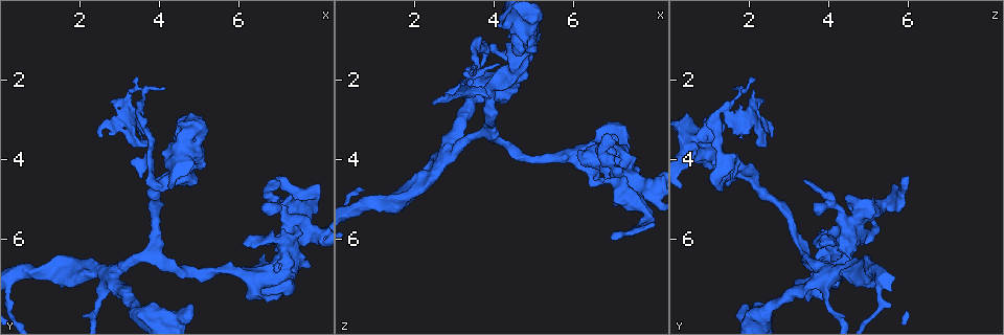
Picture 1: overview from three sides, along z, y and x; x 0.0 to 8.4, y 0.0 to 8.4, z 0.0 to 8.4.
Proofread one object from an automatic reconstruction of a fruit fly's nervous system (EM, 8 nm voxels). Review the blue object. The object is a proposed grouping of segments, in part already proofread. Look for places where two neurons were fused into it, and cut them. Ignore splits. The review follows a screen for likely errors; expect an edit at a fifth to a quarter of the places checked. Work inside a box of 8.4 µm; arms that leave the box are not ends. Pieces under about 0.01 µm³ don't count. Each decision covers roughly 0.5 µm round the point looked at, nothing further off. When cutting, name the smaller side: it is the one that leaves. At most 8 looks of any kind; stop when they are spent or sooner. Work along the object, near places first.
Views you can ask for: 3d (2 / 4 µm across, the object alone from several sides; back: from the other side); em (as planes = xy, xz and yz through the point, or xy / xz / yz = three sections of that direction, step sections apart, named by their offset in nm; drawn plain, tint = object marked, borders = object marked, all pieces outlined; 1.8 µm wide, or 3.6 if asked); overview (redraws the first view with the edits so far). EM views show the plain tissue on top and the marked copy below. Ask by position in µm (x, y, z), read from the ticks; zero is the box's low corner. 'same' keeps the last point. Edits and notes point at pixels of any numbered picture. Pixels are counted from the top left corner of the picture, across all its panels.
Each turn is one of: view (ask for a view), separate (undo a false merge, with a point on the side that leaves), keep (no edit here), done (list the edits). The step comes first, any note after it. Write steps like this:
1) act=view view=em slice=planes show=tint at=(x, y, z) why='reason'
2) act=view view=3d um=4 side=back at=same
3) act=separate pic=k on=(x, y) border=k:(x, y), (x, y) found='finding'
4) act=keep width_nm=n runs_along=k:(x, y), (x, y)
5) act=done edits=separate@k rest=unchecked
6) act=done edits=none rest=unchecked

act=view view=3d um=4 at=(2.85, 6.95, 3.80) why='abrupt turn'

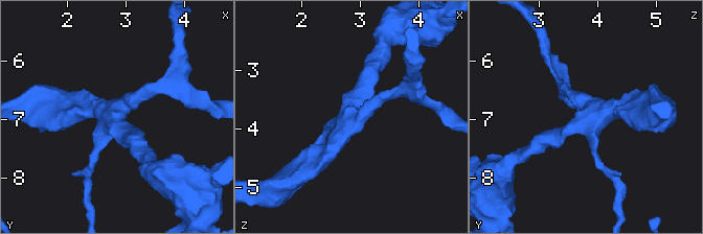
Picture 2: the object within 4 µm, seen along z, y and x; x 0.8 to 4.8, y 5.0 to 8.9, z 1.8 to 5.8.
act=view view=em slice=xz step=8 show=tint at=(2.85, 6.95, 3.80) arms=4

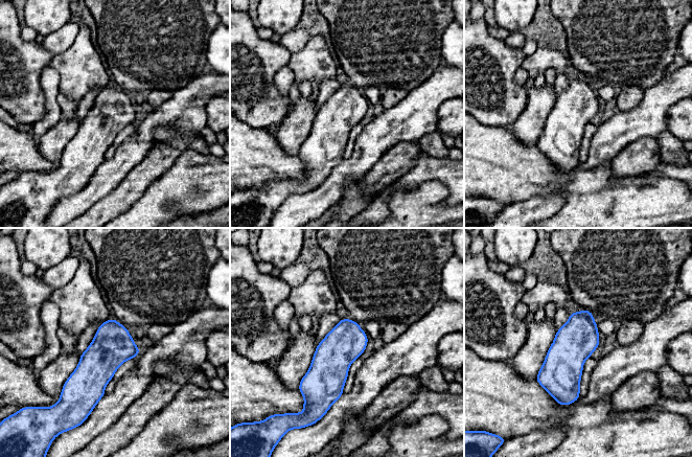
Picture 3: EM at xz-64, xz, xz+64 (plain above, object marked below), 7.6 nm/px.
act=view view=em slice=planes show=tint at=same why='another direction'

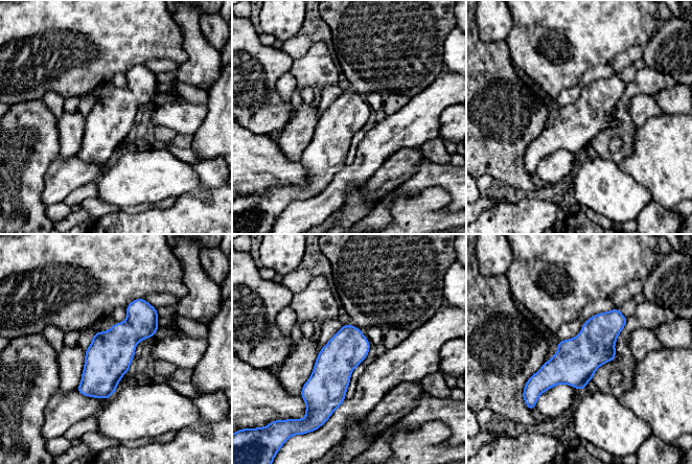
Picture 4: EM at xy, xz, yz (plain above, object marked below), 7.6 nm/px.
act=keep width_nm=300 runs_along=4:(624, 320), (530, 384) found='all the same neuron'

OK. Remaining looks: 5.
act=view view=em slice=planes show=tint at=(4.75, 3.85, 0.90)

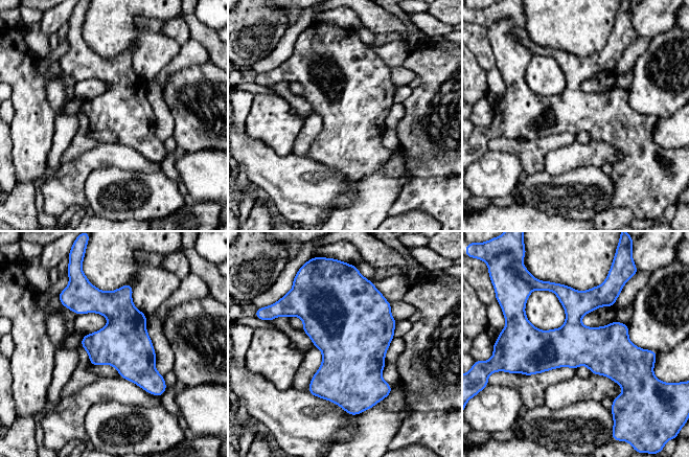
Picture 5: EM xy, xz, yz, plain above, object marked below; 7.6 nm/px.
act=keep found='continuous, no second neuron'

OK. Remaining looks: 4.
act=view view=3d um=2 at=(7.30, 6.05, 4.55)

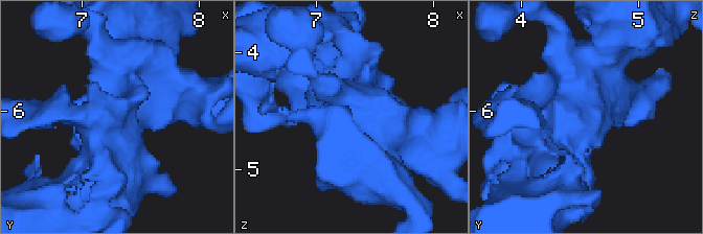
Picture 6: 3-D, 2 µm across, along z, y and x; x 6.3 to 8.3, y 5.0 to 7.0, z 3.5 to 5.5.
act=view view=em slice=planes show=borders at=(7.38, 6.08, 4.58)

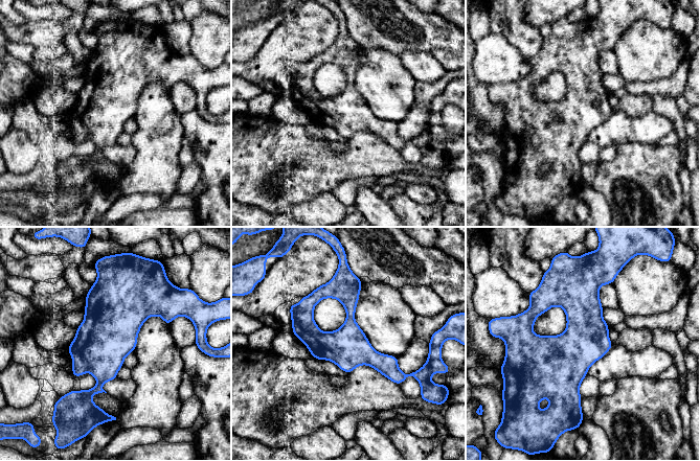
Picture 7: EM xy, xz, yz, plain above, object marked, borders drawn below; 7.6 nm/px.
act=keep found='one neuron here'

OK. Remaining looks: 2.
act=done edits=none rest=unchecked

